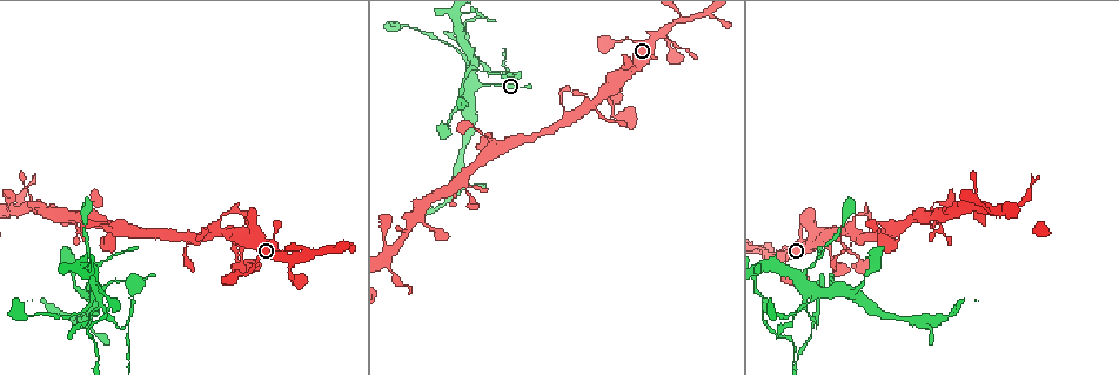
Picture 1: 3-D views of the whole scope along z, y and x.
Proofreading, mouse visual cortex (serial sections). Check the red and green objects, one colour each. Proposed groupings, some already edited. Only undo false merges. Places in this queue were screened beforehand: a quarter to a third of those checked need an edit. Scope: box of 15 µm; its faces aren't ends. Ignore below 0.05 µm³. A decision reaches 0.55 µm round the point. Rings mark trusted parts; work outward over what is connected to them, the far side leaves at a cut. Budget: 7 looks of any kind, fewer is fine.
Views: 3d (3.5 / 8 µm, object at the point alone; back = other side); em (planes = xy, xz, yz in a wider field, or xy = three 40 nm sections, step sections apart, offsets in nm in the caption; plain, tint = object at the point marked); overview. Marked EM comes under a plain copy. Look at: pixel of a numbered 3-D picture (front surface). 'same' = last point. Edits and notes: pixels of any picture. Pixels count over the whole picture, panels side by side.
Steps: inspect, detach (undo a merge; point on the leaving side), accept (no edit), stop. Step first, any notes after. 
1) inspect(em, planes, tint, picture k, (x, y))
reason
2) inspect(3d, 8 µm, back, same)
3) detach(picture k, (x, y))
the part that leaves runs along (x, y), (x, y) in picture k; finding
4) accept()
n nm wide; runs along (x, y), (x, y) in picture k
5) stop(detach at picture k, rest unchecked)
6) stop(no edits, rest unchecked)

inspect(3d, 3.5 µm, back, picture 1, (666, 32))
three arms meet

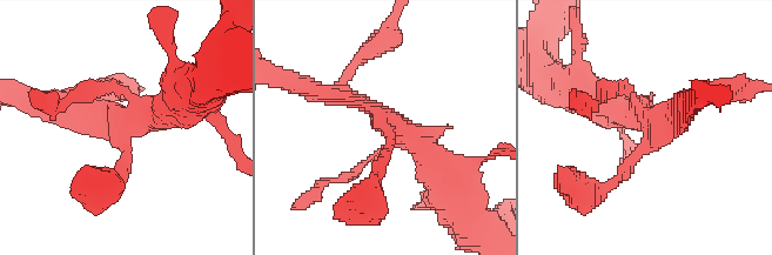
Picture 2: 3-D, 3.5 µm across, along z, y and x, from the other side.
inspect(em, xy, step 3, tint, picture 2, (653, 121))
now the EM

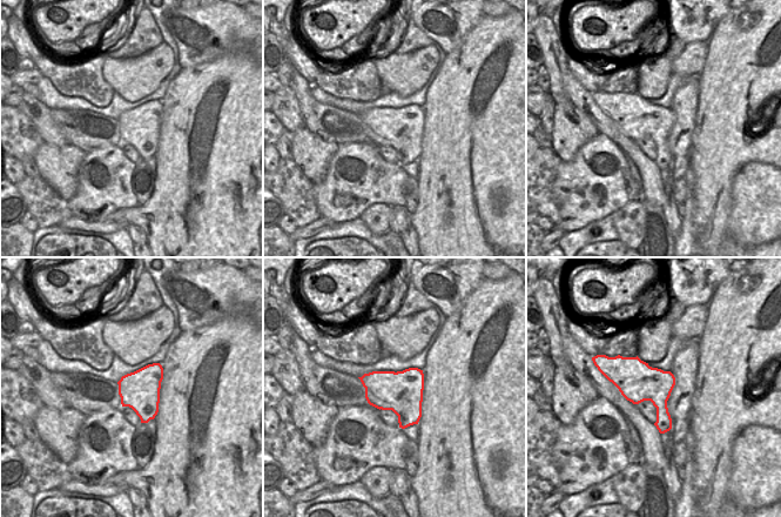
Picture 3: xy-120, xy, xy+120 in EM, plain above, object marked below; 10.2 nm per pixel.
inspect(em, xy, step 1, tint, same)
another direction

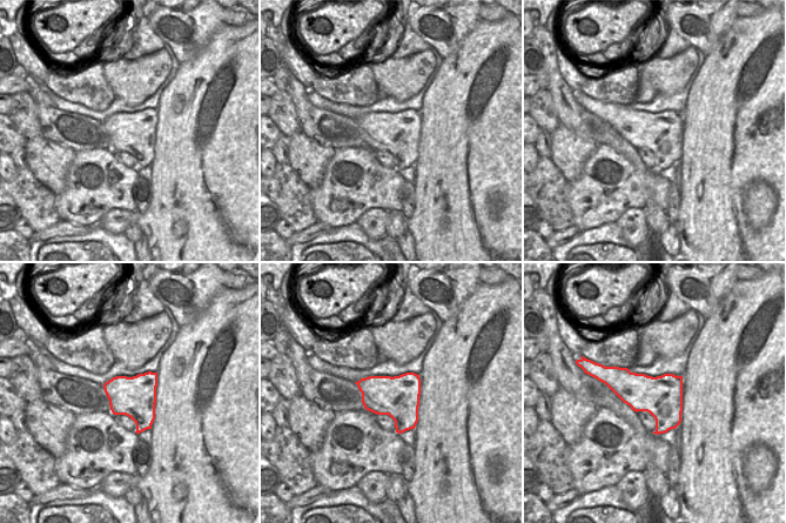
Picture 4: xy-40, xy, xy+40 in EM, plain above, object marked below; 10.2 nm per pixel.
accept()
runs along (443, 179), (367, 103), (323, 94) in picture 2; one cell here

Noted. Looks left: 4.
inspect(3d, 3.5 µm, back, picture 1, (475, 60))

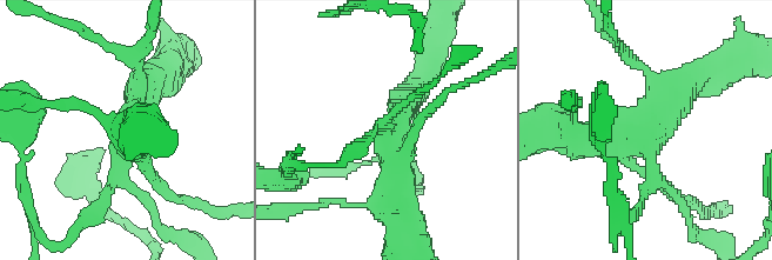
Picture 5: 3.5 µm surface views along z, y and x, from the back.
inspect(em, planes, tint, picture 5, (645, 130))

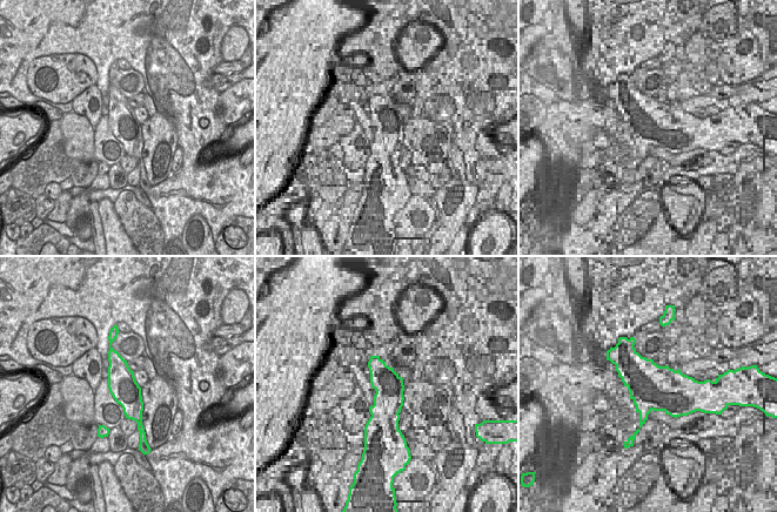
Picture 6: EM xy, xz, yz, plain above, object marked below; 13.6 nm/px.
accept()
runs along (574, 128), (646, 132), (695, 78) in picture 5; one cell here

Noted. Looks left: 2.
inspect(3d, 3.5 µm, picture 1, (457, 17))
small branch off a trunk

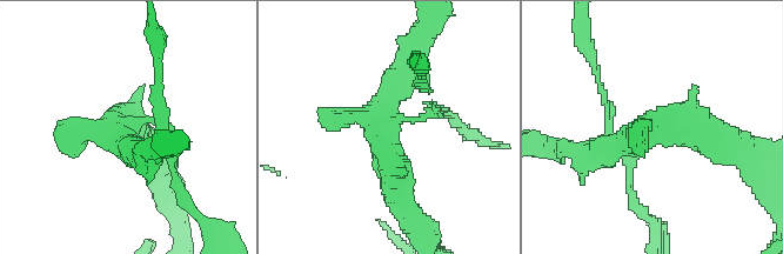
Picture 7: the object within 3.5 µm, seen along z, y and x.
inspect(em, xy, step 5, tint, picture 7, (387, 137))
shape alone is not enough

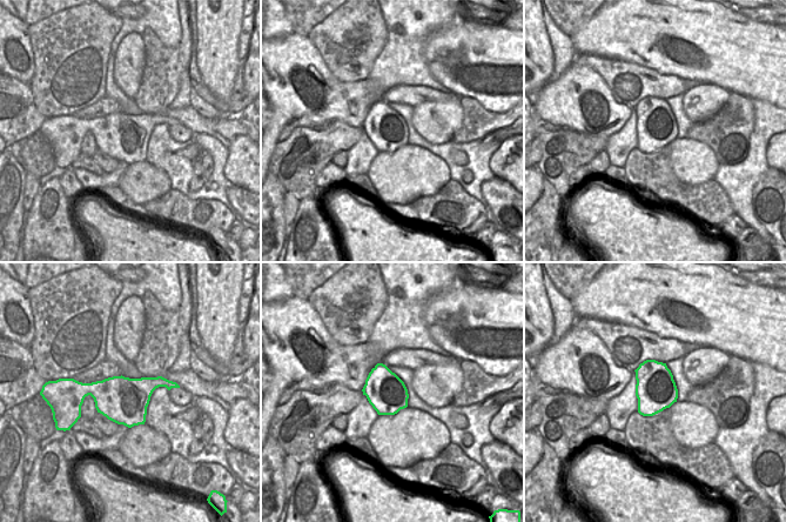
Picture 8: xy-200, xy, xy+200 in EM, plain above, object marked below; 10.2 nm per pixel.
accept()
runs along (406, 211), (385, 127), (435, 112) in picture 7; one cell here

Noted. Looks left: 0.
stop(no edits, rest unchecked)

